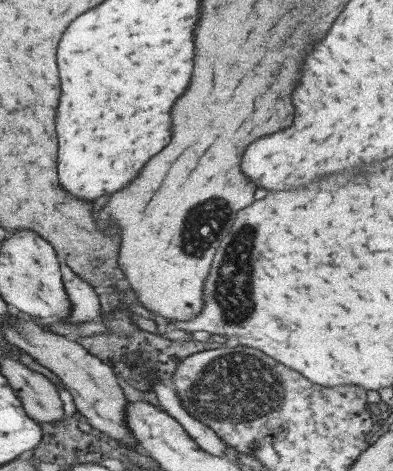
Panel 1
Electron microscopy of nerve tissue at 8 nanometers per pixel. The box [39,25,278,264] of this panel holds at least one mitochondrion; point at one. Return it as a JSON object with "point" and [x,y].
{"point":[203,222]}

